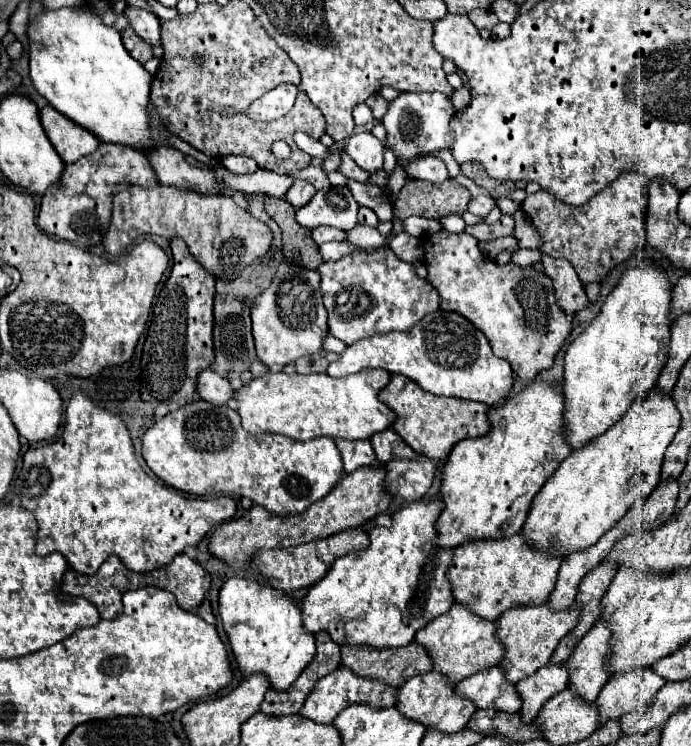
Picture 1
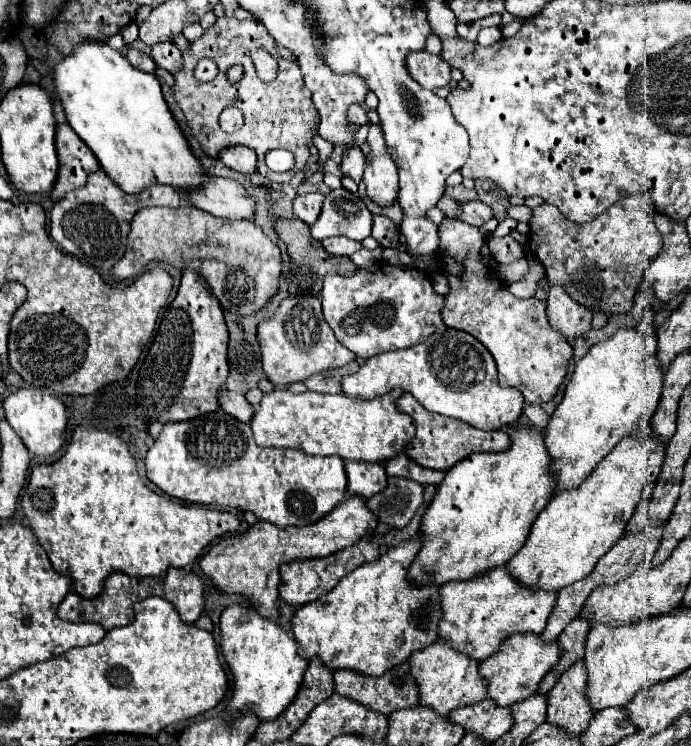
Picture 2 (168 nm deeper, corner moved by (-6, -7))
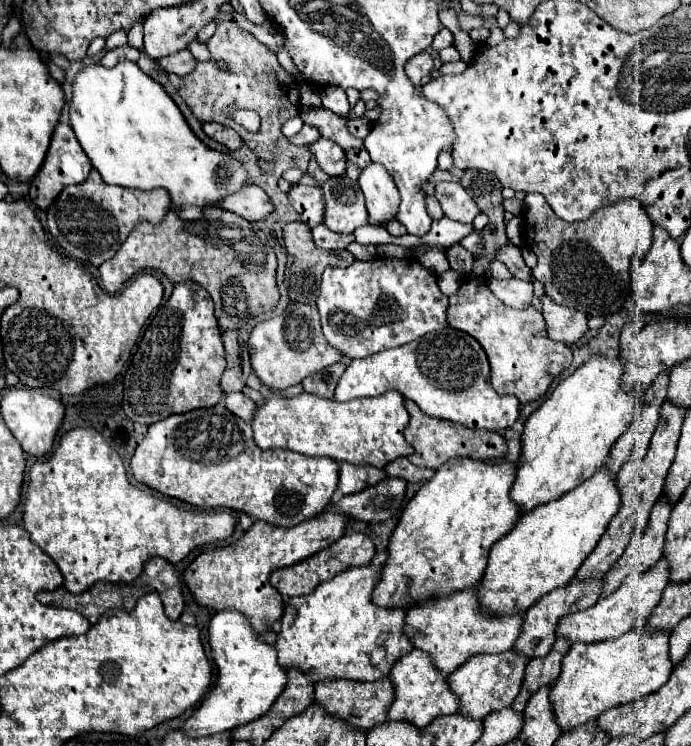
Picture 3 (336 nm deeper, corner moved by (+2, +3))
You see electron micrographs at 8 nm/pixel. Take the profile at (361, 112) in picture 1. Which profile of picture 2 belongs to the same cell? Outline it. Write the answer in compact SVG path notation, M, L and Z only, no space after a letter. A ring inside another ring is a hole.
M351 104L351 108L347 110L347 120L349 120L351 124L359 124L359 126L369 124L369 118L367 118L363 106L359 106L359 104Z

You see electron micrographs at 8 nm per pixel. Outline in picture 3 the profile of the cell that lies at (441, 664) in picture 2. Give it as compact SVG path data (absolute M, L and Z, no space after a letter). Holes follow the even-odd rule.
M413 648L409 654L399 658L393 664L391 678L395 678L395 706L391 706L389 720L407 718L407 722L415 722L415 726L423 728L433 718L453 714L461 706L459 696L453 694L453 690L449 688L449 676L437 670L437 666L425 650Z

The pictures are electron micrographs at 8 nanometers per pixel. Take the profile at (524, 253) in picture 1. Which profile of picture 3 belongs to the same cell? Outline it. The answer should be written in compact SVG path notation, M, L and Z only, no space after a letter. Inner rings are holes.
M489 280L489 288L499 300L503 300L511 308L523 308L531 304L533 286L523 280Z

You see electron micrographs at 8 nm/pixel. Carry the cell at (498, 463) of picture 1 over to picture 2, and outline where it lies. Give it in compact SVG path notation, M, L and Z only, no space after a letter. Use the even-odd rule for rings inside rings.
M521 426L513 428L517 436L511 440L509 450L499 454L471 454L467 460L461 460L447 470L445 480L437 486L433 502L421 518L423 546L409 568L407 580L411 580L411 584L423 586L429 580L443 586L451 580L471 580L471 576L479 576L479 572L487 572L487 568L497 568L499 564L509 562L525 544L529 528L551 500L555 484L549 472L551 458L543 444L543 432Z

